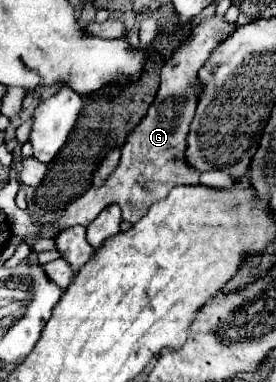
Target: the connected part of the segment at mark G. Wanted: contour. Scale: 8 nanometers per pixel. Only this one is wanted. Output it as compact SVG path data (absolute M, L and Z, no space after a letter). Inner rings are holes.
M210 17L202 21L198 27L194 27L192 35L164 63L162 75L160 75L158 99L154 99L146 117L128 135L122 147L122 157L118 167L102 187L90 187L84 195L74 199L66 207L64 215L56 219L58 231L64 231L74 225L86 227L110 203L118 203L122 207L123 220L134 225L147 213L153 203L165 198L172 187L198 185L200 173L184 165L184 137L188 135L188 125L196 109L198 71L204 67L218 41L228 37L232 31L234 27L230 27L222 17Z

